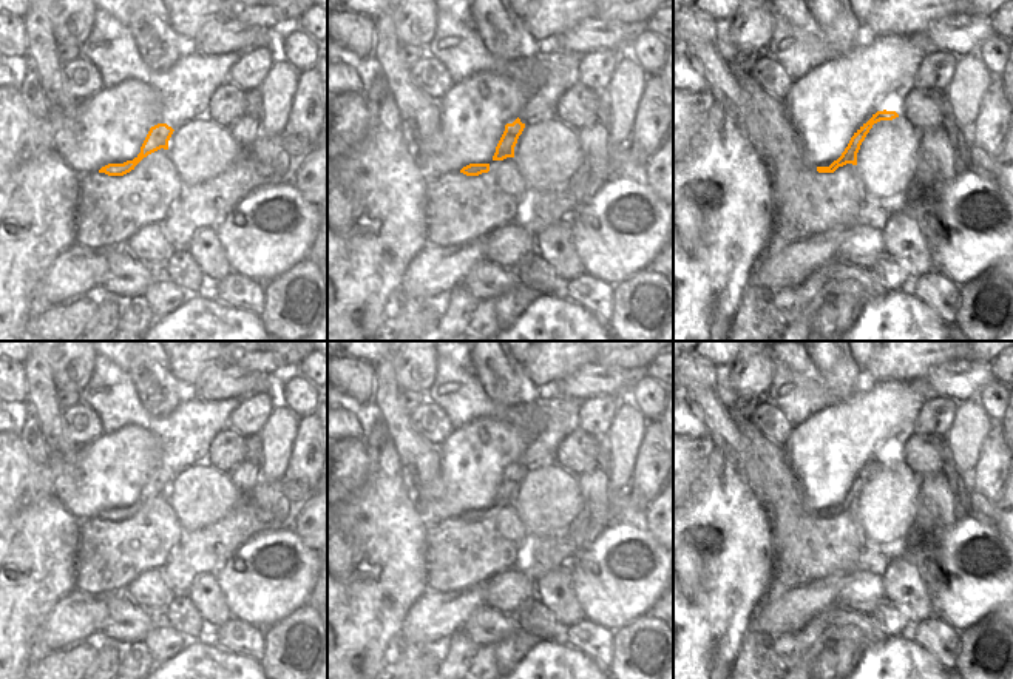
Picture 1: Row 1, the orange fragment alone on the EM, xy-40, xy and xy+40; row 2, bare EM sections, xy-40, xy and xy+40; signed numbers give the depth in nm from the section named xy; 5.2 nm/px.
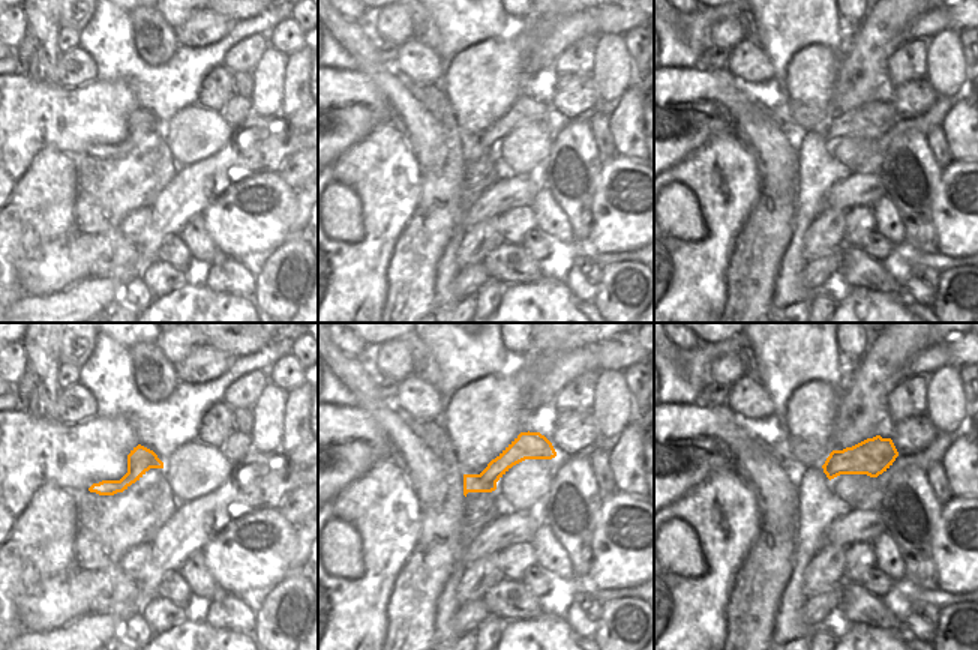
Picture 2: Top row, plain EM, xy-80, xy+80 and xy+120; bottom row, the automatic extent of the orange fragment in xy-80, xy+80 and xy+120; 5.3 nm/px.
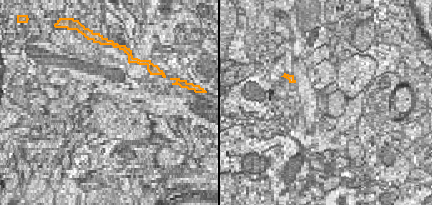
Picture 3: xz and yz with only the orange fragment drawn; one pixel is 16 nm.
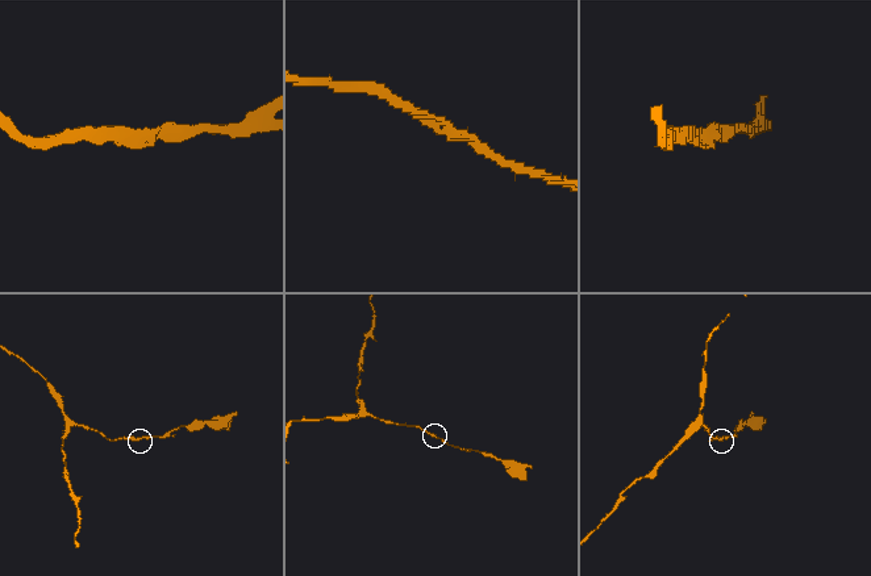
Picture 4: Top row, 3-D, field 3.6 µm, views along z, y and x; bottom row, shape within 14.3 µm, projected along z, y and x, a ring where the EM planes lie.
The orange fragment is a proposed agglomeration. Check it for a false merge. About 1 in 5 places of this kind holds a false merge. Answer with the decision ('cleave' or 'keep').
keep

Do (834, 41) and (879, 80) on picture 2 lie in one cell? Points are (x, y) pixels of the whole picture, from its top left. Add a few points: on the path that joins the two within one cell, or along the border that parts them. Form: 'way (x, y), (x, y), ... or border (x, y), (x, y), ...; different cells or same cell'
border (849, 32), (842, 54); different cells

